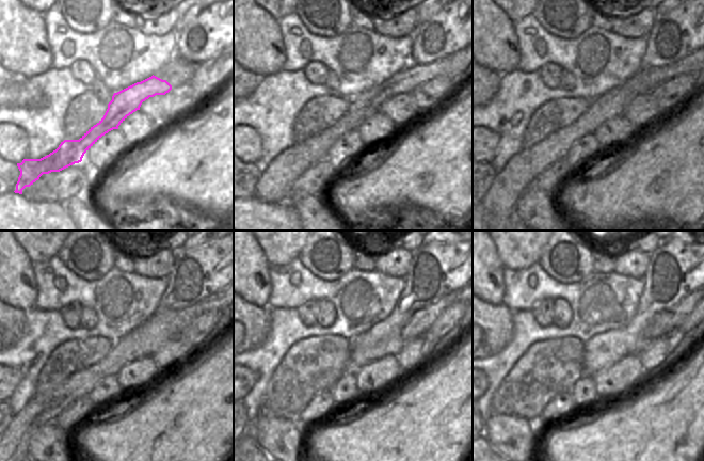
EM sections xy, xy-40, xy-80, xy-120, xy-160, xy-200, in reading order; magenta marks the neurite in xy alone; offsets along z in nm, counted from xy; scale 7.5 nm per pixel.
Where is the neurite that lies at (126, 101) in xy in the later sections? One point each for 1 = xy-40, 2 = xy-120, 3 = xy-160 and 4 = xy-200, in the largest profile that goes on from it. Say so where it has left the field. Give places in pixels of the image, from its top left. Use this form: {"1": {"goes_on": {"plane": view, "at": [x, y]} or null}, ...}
{"1": {"goes_on": {"plane": "xy-40", "at": [403, 81]}}, "2": {"goes_on": {"plane": "xy-120", "at": [181, 318]}}, "3": {"goes_on": {"plane": "xy-160", "at": [420, 321]}}, "4": {"goes_on": {"plane": "xy-200", "at": [665, 321]}}}

